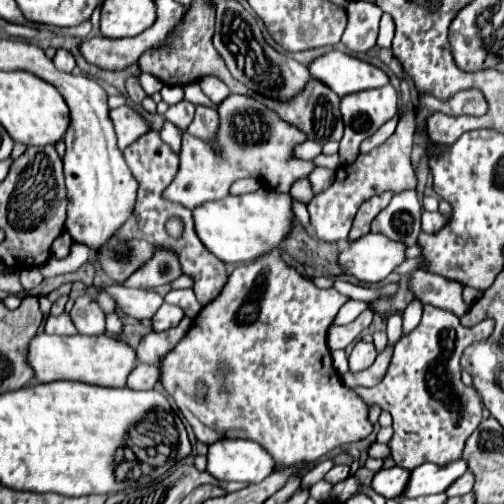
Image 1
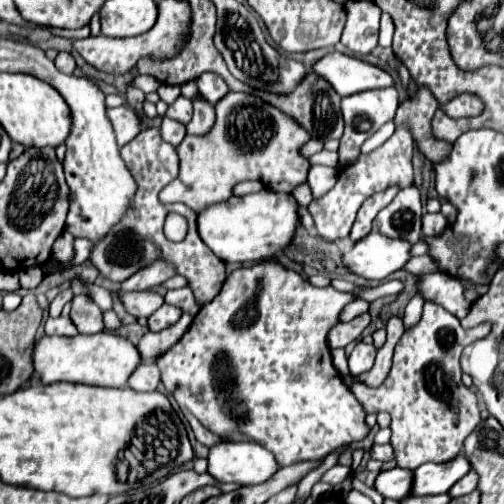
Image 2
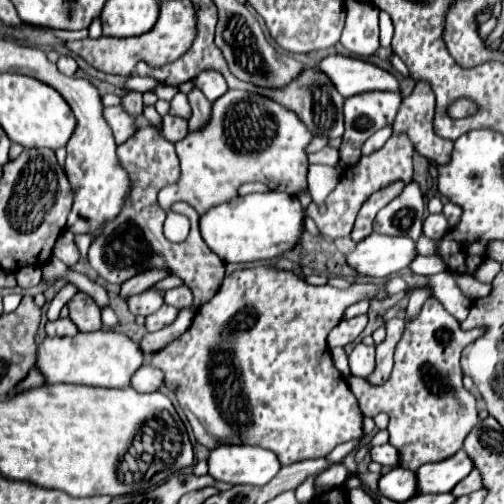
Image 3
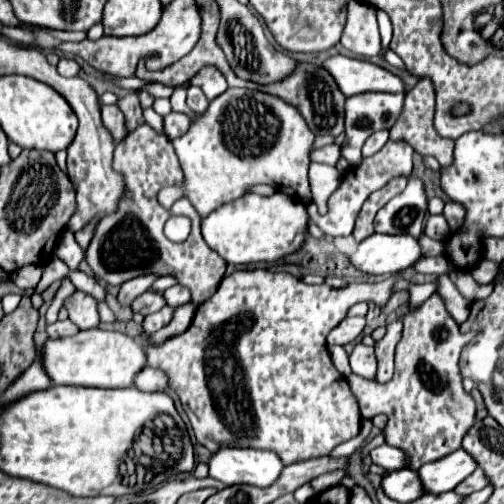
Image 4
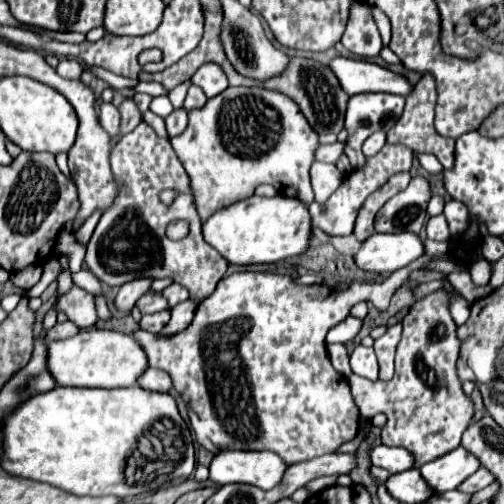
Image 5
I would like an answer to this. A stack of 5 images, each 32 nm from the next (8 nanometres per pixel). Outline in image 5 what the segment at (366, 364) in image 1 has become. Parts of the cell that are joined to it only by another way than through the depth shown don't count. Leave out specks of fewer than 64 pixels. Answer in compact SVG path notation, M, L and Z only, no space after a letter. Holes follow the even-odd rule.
M356 346L356 350L350 356L350 366L352 372L368 378L368 380L378 380L378 362L376 362L376 354L374 348L366 348L366 346Z

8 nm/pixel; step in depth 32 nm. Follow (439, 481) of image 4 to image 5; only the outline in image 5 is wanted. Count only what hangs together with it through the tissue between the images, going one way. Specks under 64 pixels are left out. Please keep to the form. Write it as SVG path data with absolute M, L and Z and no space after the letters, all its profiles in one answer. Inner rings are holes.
M458 446L456 450L424 464L420 468L420 474L424 480L436 490L436 492L446 492L446 490L456 490L468 476L472 476L480 468L480 460Z

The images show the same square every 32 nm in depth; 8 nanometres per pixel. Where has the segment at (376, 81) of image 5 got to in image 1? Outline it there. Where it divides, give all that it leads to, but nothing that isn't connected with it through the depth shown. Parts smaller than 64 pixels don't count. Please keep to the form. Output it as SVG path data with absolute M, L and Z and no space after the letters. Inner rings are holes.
M338 50L316 58L308 68L316 80L328 84L338 96L390 84L388 74L380 68Z

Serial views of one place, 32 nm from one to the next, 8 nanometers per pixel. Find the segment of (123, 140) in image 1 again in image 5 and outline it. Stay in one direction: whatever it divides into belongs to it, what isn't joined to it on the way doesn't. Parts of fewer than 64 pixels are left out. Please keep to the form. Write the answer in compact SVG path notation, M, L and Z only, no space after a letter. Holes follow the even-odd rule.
M114 104L100 106L100 124L110 136L118 134L118 108Z

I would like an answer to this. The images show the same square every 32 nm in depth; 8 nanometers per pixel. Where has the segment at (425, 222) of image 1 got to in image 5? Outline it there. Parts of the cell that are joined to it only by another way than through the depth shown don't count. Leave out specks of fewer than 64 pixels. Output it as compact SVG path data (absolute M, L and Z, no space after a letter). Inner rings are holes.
M442 214L430 218L428 224L426 224L426 234L428 234L430 240L450 240L446 218Z

